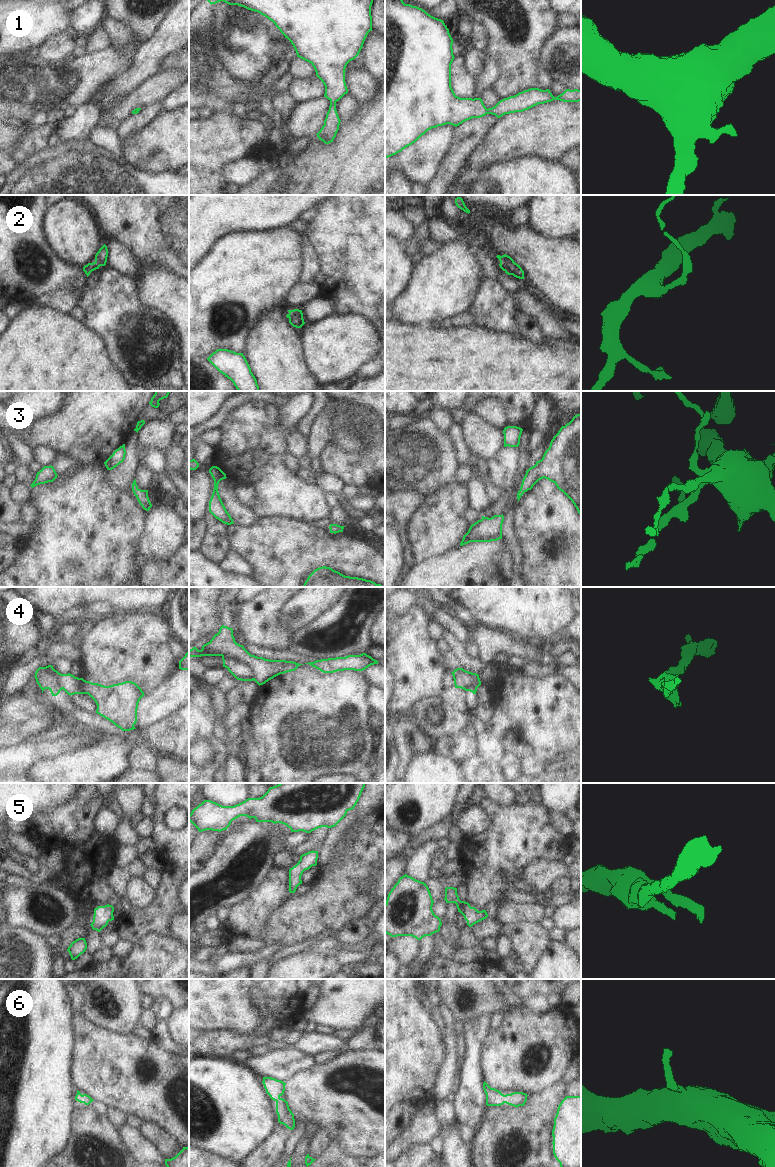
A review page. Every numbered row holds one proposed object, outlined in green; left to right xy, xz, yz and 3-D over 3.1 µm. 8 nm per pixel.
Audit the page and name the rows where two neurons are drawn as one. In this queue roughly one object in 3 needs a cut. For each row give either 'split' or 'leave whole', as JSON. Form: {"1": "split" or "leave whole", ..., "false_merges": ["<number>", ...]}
{"1": "leave whole", "2": "leave whole", "3": "leave whole", "4": "leave whole", "5": "leave whole", "6": "leave whole", "false_merges": []}

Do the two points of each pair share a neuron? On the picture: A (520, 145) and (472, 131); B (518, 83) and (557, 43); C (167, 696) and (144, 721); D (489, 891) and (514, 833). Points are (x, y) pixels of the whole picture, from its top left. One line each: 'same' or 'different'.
A: different
B: different
C: same
D: same

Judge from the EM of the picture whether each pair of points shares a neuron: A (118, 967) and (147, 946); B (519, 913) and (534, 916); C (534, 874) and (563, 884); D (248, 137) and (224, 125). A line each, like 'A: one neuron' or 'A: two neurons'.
A: one neuron
B: one neuron
C: two neurons
D: one neuron

